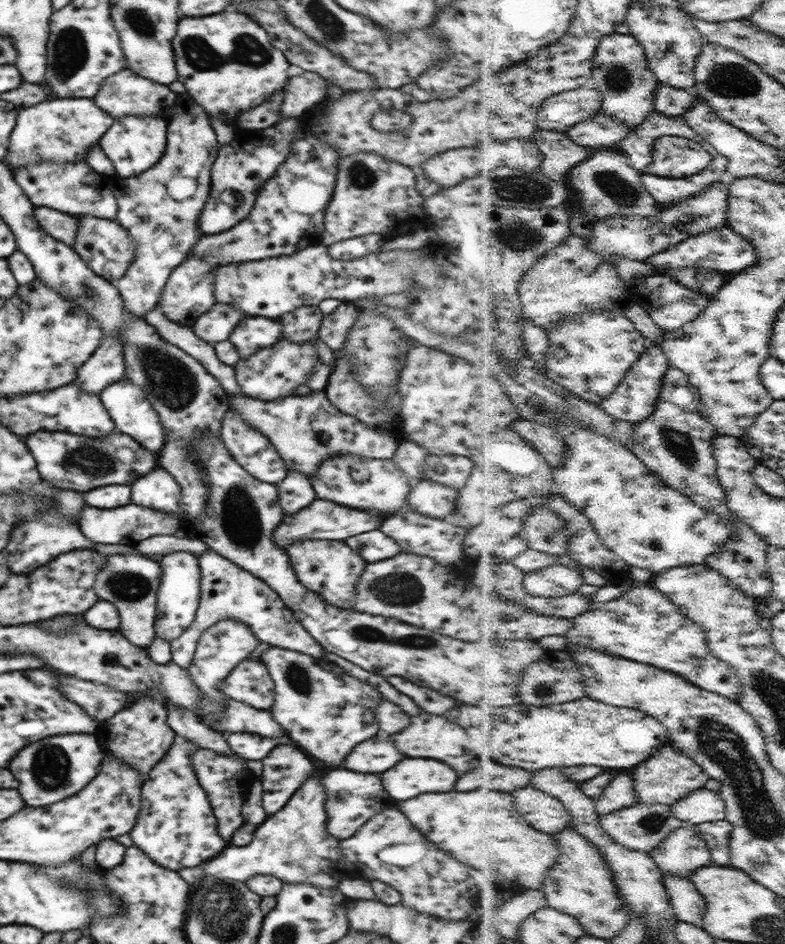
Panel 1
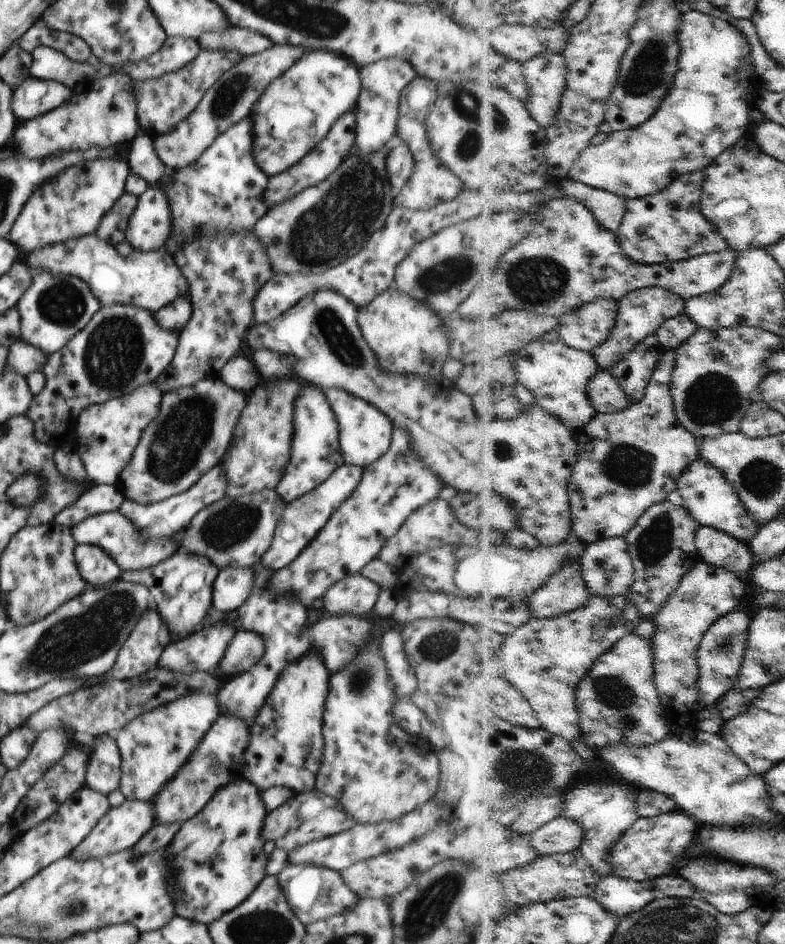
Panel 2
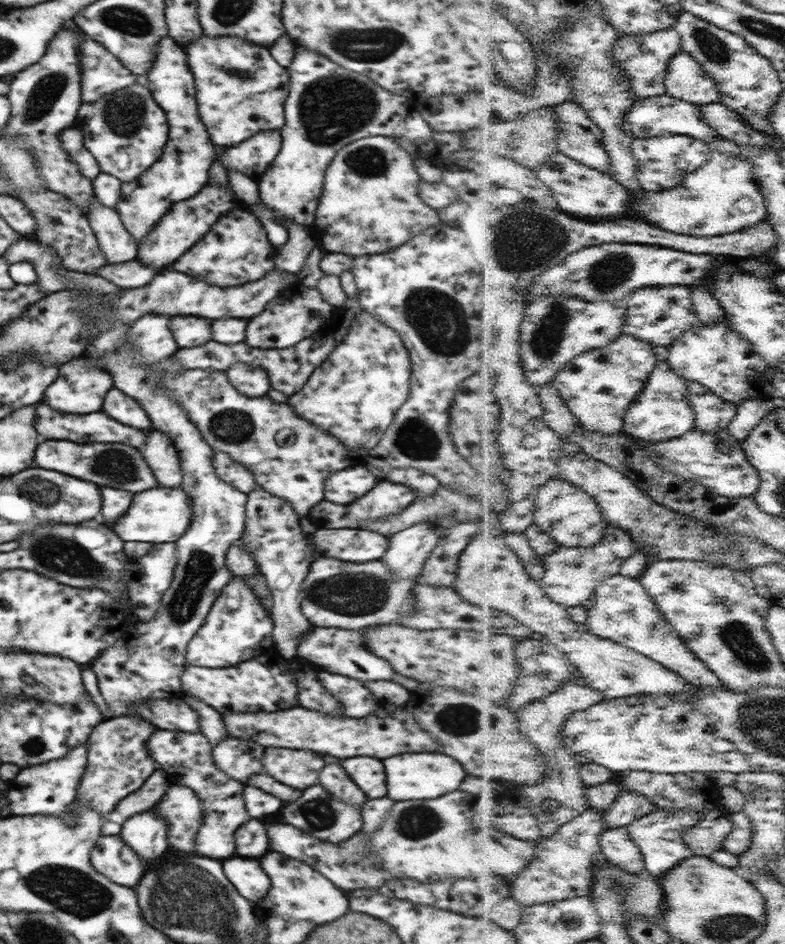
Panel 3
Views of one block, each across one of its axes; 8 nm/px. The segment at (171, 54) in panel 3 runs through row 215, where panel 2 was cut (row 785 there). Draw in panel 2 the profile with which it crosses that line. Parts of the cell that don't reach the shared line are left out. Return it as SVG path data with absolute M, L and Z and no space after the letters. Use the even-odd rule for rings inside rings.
M217 692L214 694L189 694L156 710L147 710L128 722L116 735L122 762L119 789L125 798L152 802L162 786L190 760L200 741L220 716Z

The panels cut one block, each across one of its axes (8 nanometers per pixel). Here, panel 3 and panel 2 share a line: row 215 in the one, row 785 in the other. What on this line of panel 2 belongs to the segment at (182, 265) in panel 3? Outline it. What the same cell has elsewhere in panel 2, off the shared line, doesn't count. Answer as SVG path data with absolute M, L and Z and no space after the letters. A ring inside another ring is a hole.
M242 778L220 786L200 814L182 823L174 840L164 849L164 858L169 859L174 872L172 890L178 894L174 902L176 916L209 926L256 890L267 875L269 855L264 852L266 840L262 838L266 814L260 788Z

